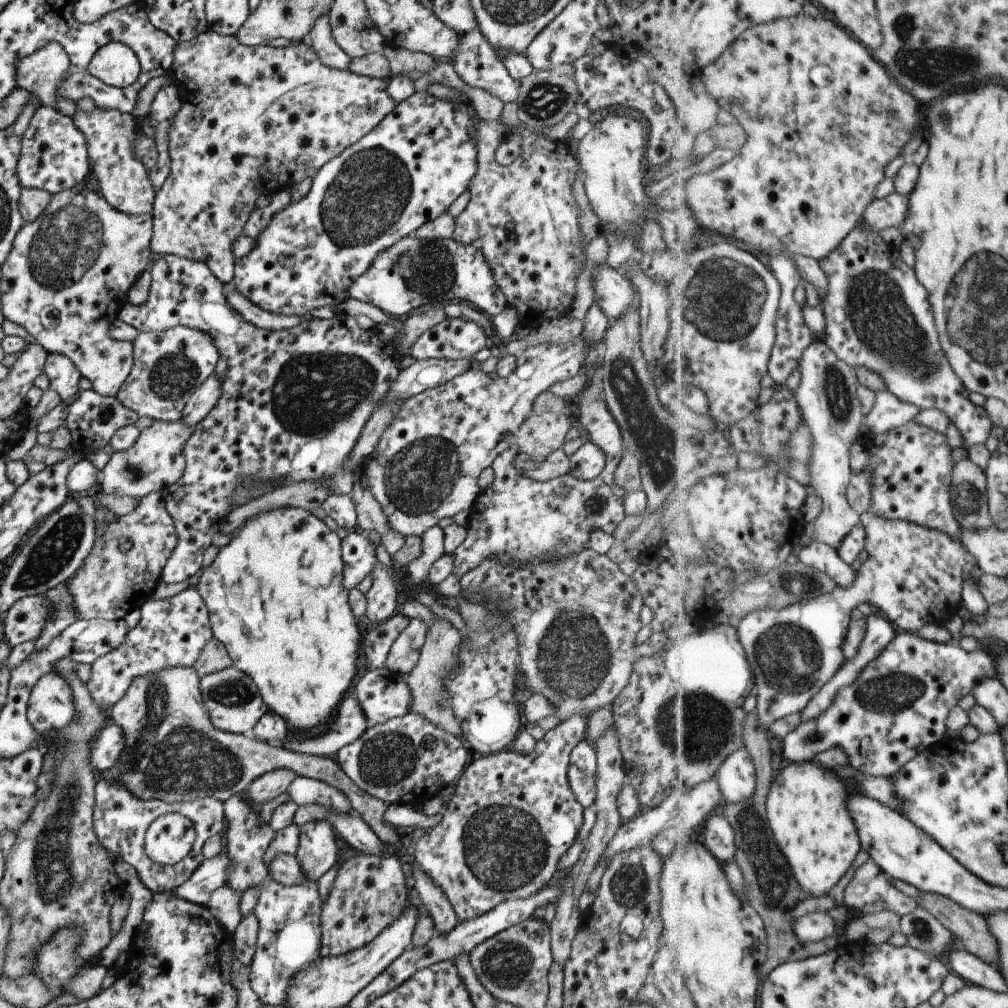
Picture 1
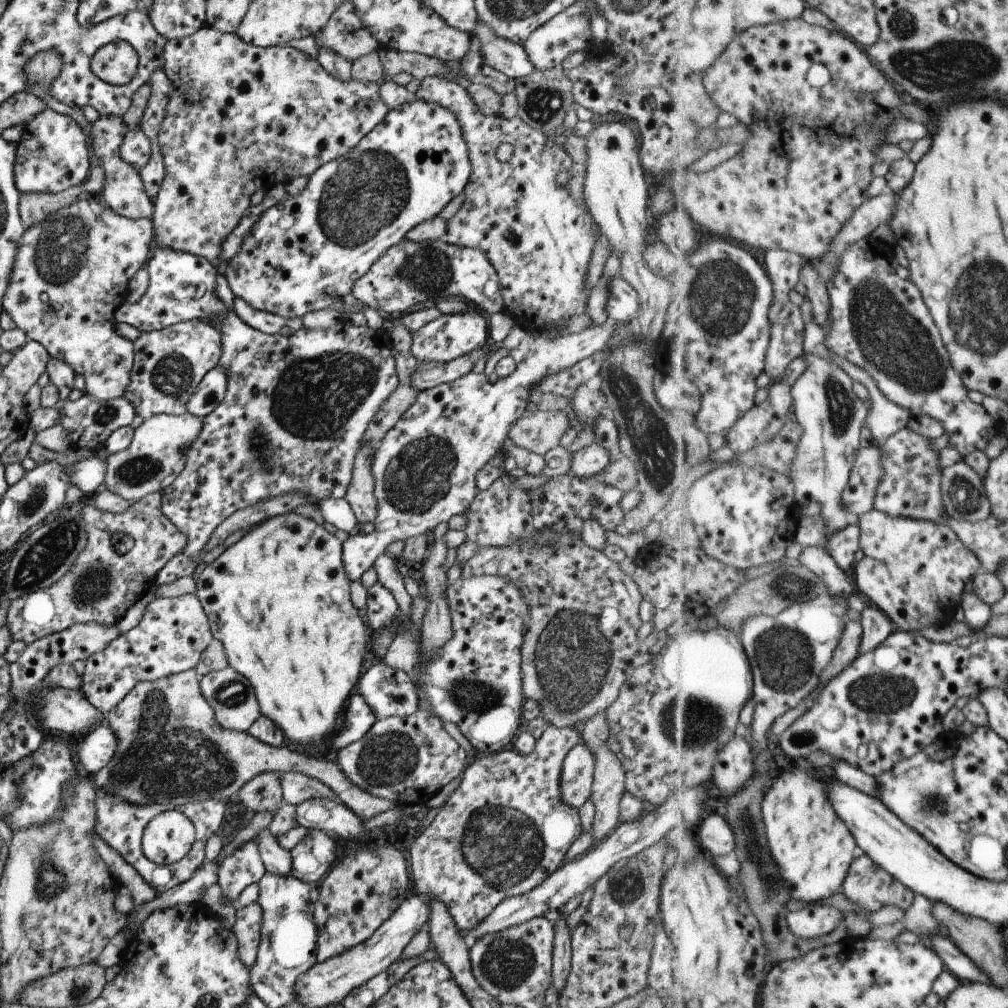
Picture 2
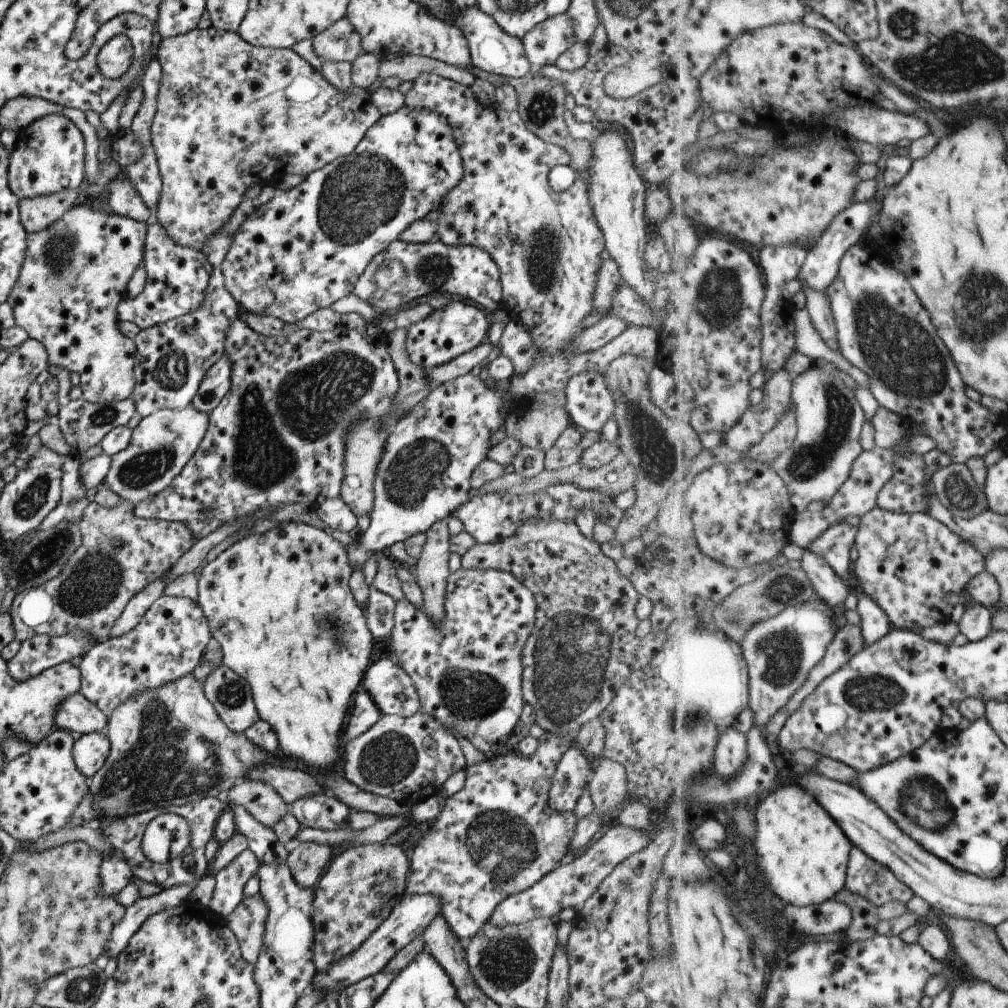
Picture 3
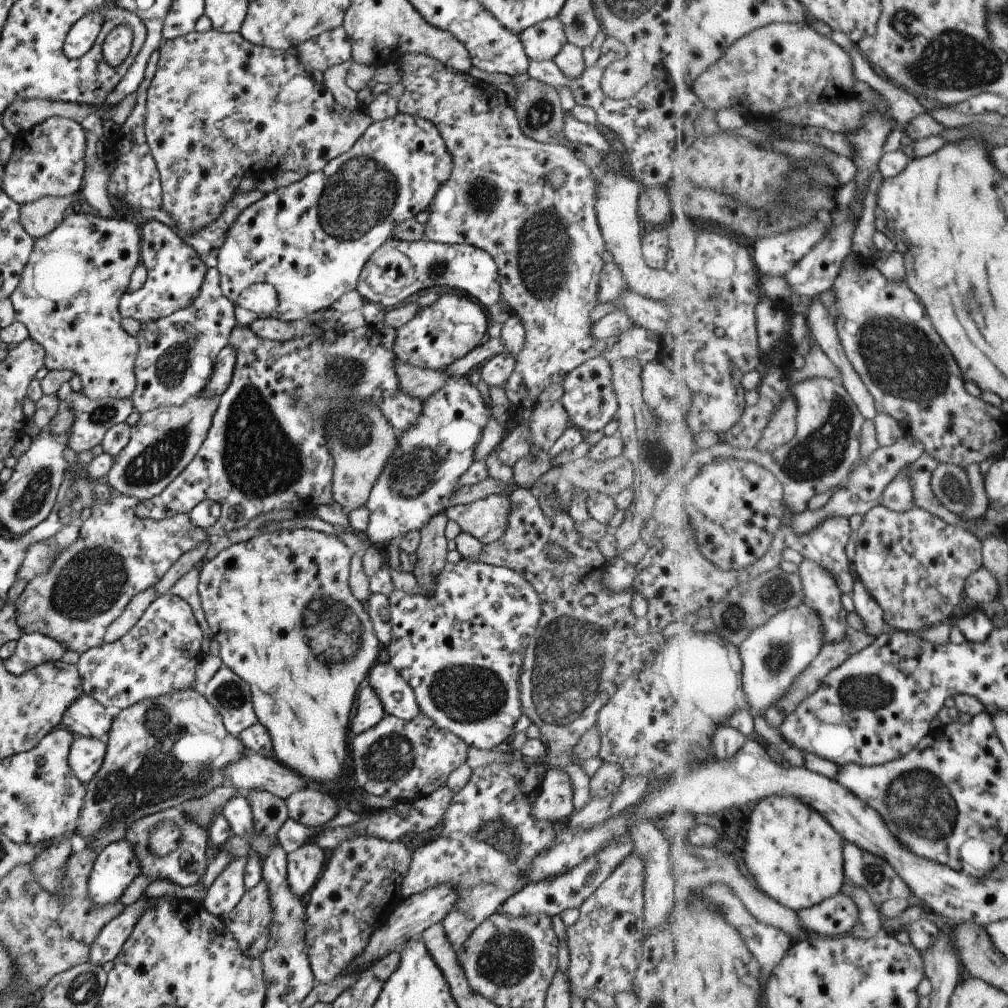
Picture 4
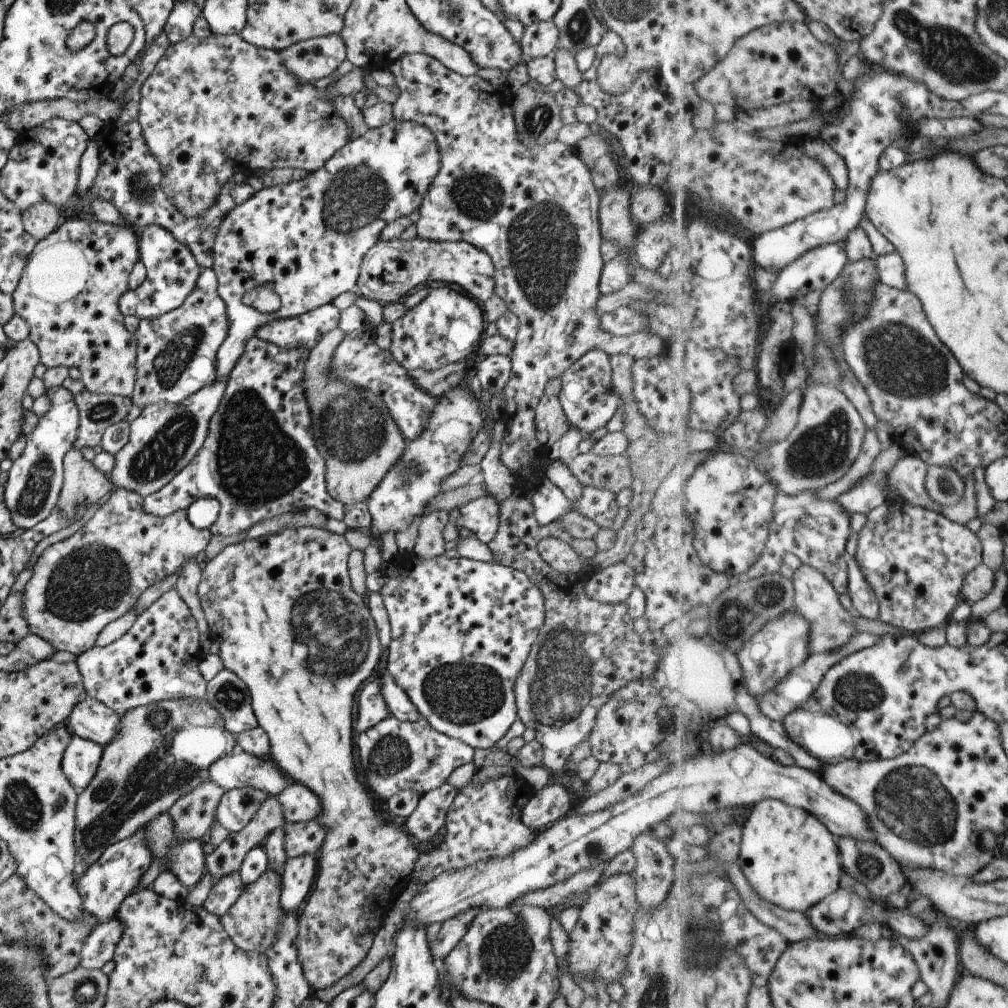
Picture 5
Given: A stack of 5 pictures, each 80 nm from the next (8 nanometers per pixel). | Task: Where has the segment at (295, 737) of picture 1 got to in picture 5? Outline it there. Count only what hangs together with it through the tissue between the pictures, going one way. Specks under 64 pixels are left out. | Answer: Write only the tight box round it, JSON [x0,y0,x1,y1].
[353,680,388,732]

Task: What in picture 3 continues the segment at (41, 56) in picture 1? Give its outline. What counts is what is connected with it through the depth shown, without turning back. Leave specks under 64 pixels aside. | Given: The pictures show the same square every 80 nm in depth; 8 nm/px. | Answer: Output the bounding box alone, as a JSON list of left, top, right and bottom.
[60,107,119,195]

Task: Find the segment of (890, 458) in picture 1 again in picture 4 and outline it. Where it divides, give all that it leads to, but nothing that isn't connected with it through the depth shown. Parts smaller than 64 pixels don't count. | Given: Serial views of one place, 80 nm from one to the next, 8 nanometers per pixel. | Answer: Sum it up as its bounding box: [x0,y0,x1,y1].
[882,465,917,513]

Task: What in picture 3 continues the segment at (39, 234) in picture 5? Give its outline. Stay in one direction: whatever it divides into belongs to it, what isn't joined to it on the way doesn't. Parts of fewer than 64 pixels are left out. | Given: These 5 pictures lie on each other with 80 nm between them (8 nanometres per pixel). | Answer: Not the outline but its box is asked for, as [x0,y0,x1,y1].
[18,190,77,233]

